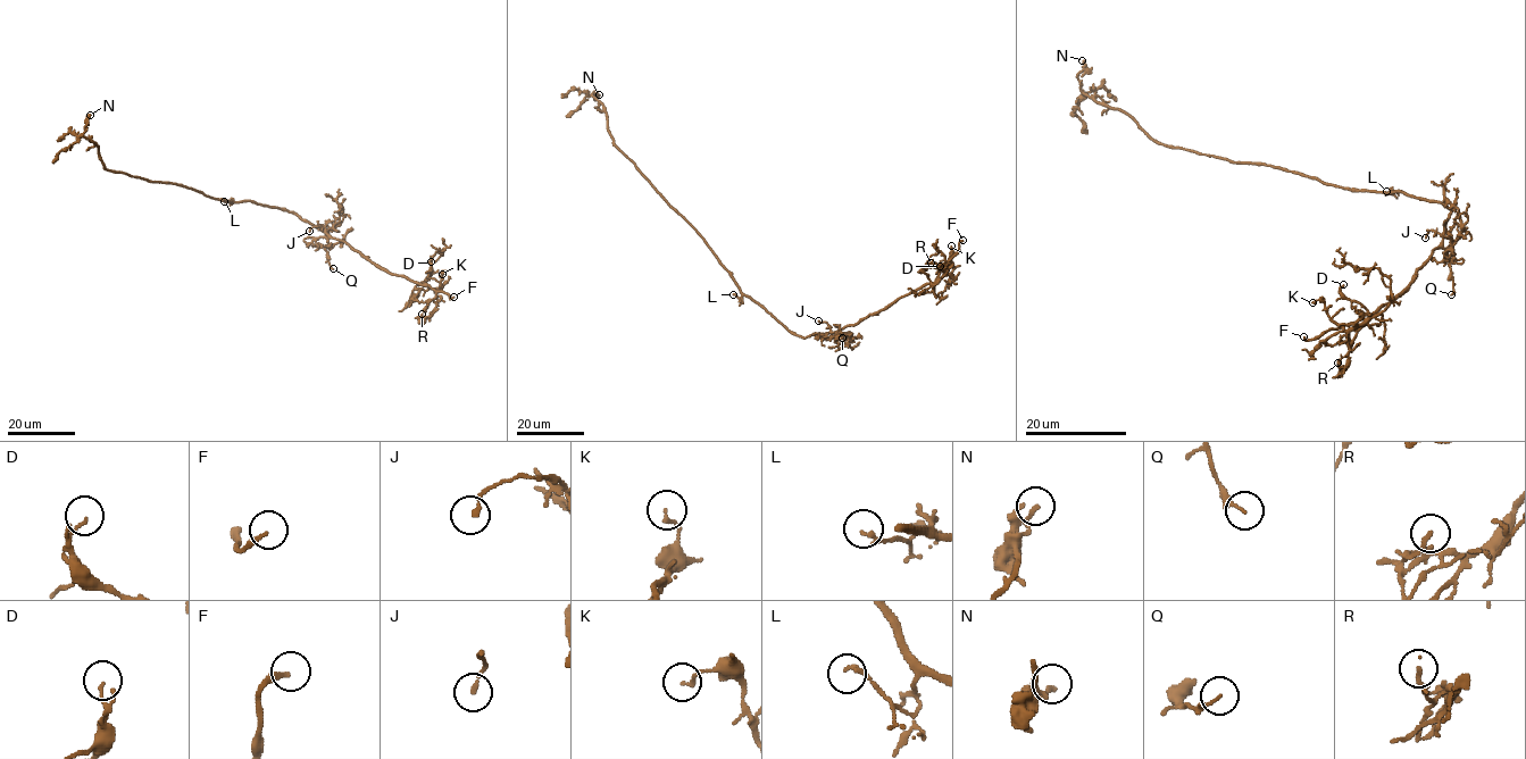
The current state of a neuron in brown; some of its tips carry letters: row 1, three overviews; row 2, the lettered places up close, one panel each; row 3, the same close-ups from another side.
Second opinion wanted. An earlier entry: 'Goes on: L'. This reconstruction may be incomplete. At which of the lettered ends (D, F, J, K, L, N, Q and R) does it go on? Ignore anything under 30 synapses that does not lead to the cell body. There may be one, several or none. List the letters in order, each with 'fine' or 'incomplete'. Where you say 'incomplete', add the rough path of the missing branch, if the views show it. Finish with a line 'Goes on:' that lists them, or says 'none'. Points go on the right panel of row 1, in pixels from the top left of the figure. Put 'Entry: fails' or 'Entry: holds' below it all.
D: fine
F: incomplete; course (1303, 336), (1314, 332), (1340, 333), (1365, 316), (1387, 317), (1393, 323)
J: fine
K: fine
L: fine
N: fine
Q: fine
R: fine
Goes on: F
Entry: fails

